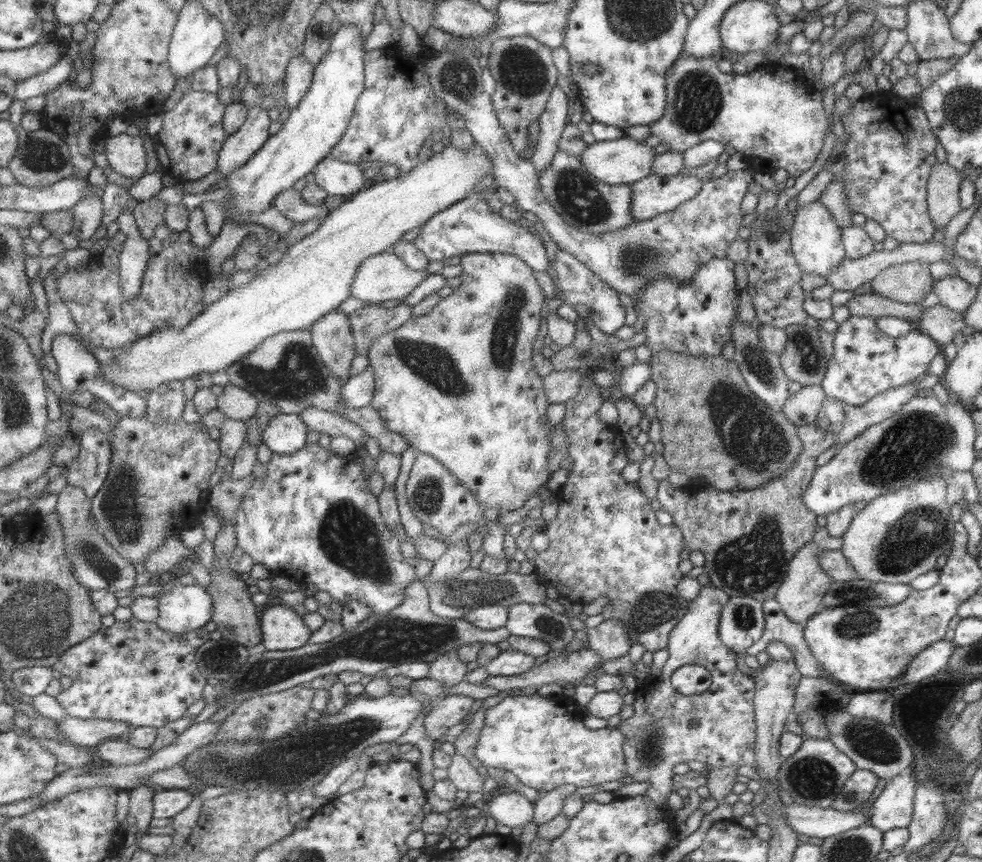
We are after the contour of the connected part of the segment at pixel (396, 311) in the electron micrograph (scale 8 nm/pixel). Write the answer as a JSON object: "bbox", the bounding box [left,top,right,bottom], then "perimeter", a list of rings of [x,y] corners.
{"bbox":[347,303,411,354],"perimeter":[[[371,303],[347,314],[354,340],[354,354],[365,354],[374,338],[395,330],[411,318],[410,308],[402,303],[391,308]]]}

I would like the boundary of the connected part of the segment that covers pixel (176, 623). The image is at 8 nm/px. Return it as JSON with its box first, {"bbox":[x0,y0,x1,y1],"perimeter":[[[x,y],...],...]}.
{"bbox":[157,582,214,634],"perimeter":[[[198,582],[177,584],[160,599],[160,617],[157,624],[163,630],[185,634],[203,628],[213,621],[214,596]]]}

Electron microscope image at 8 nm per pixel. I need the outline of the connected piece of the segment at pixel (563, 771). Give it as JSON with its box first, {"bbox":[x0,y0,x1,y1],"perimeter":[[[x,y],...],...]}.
{"bbox":[473,693,627,791],"perimeter":[[[528,693],[528,695],[507,695],[496,706],[487,708],[487,710],[483,712],[483,728],[479,731],[478,739],[473,747],[473,756],[475,757],[475,760],[477,760],[477,762],[479,762],[479,764],[481,764],[484,768],[501,768],[504,771],[509,771],[515,775],[515,778],[517,778],[520,784],[530,786],[531,788],[539,791],[548,791],[565,783],[580,787],[595,786],[595,784],[603,784],[603,782],[611,782],[612,780],[621,781],[622,778],[627,775],[622,747],[624,741],[622,732],[616,727],[606,726],[596,730],[586,728],[583,723],[581,723],[581,718],[579,720],[575,720],[575,718],[571,718],[569,714],[553,714],[553,706],[563,706],[563,704],[557,704],[557,702],[555,702],[555,700],[551,700],[551,698],[547,698],[547,702],[545,702],[545,698],[543,698],[543,696],[539,696],[537,693]]]}

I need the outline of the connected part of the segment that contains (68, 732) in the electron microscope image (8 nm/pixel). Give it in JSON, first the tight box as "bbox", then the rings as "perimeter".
{"bbox":[58,716,134,746],"perimeter":[[[69,716],[58,722],[61,732],[79,746],[97,746],[109,737],[125,737],[134,730],[134,724],[107,719],[84,719]]]}

